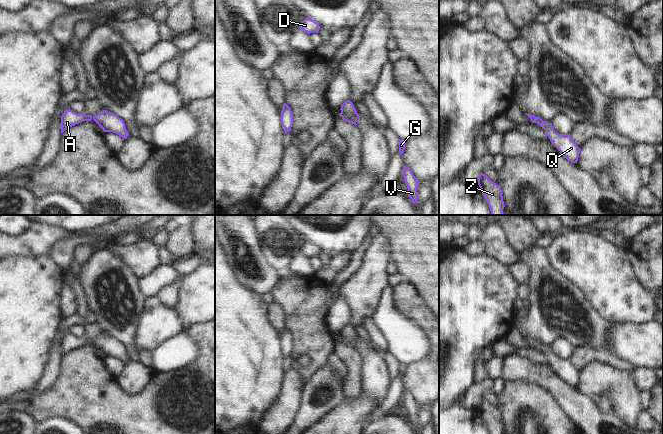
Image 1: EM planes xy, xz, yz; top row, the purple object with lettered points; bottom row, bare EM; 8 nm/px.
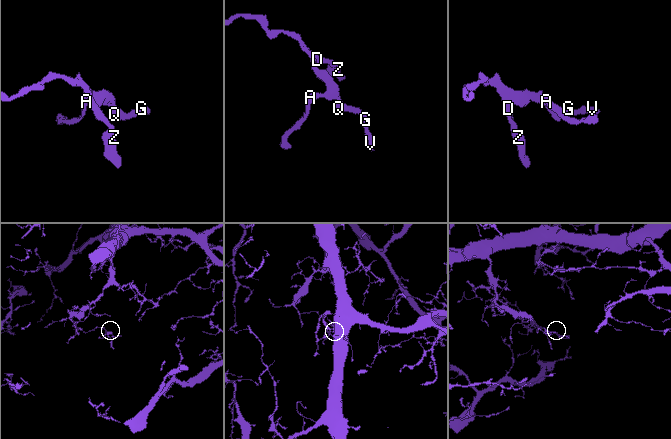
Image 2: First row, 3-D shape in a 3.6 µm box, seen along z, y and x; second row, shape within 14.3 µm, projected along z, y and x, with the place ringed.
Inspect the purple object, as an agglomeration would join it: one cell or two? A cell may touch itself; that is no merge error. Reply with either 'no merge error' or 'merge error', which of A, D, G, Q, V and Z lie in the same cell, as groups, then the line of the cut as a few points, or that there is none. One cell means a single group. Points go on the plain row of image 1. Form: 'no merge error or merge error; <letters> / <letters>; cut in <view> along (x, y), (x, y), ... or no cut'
no merge error; A D G Q V Z; no cut

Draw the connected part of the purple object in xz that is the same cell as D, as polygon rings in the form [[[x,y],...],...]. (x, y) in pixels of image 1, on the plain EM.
[[[306,241],[299,250],[305,257],[310,258],[312,256],[318,256],[320,254],[320,250],[314,244]]]

